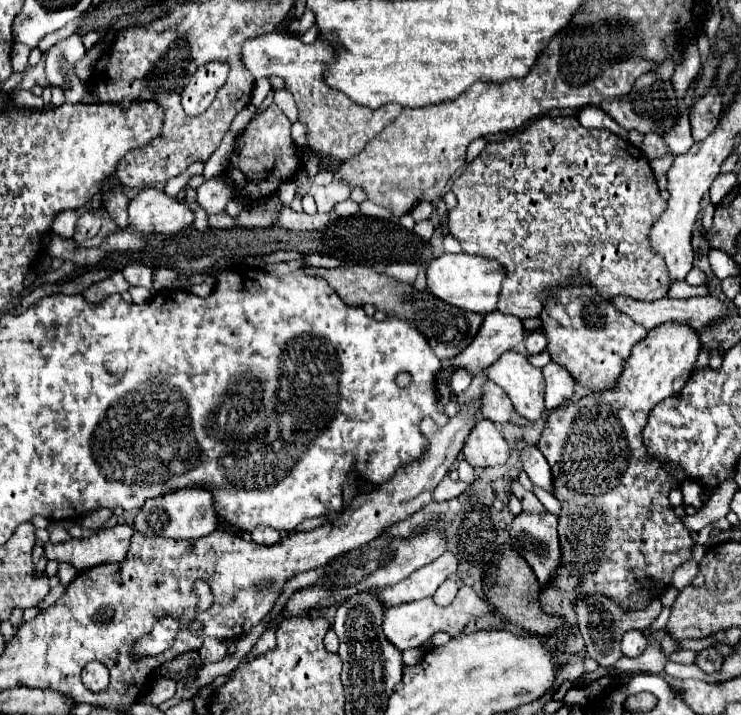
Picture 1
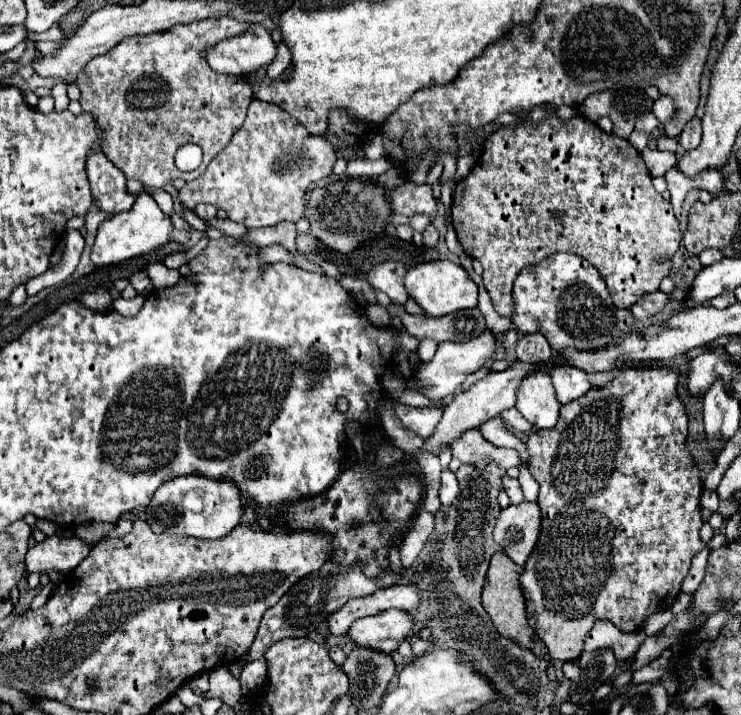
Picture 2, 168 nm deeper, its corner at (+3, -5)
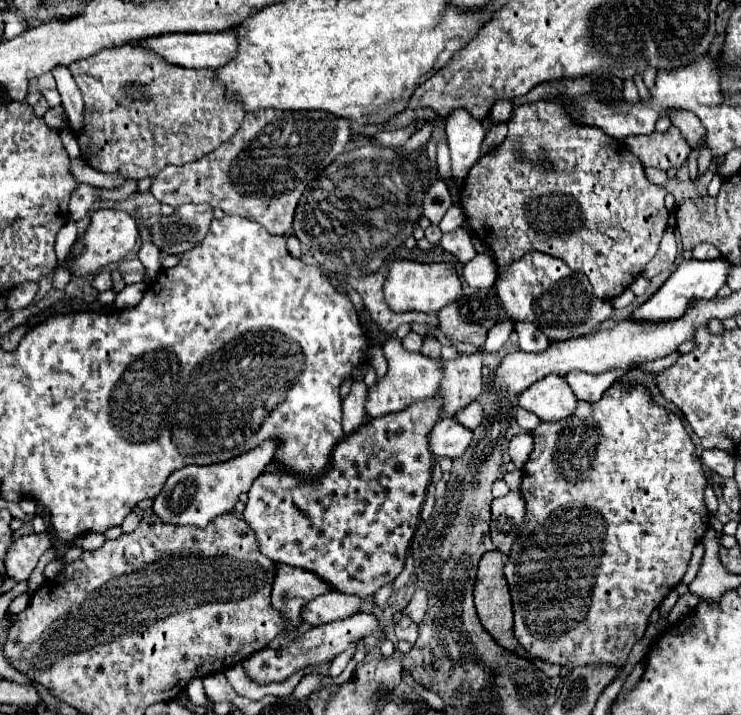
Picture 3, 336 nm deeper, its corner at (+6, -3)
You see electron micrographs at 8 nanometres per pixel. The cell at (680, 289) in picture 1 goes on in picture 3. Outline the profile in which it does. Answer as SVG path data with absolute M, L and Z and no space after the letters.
M626 289L620 297L616 297L616 301L612 301L612 305L614 305L616 309L628 309L634 301L636 301L636 295L634 295L630 289Z

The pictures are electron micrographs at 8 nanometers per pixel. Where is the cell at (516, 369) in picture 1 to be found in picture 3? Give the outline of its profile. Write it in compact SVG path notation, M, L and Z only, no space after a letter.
M550 375L530 385L518 397L518 405L542 421L560 421L576 409L576 397L570 391L564 377Z

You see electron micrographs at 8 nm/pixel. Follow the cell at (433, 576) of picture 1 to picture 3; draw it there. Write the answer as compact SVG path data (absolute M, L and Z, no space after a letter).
M332 591L308 603L308 609L304 609L304 621L310 625L324 625L330 621L346 619L350 615L360 613L362 605L364 605L364 599L358 595L346 595L346 593Z

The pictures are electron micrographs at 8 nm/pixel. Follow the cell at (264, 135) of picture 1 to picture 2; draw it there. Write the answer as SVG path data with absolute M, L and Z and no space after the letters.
M253 99L243 127L235 133L231 143L209 163L203 175L199 175L197 179L189 181L183 189L179 189L179 201L185 209L193 209L197 203L211 203L217 209L223 209L229 219L249 229L273 227L281 221L297 223L305 213L307 187L325 177L331 177L335 161L337 153L327 135L311 135L295 117L291 117L279 105Z

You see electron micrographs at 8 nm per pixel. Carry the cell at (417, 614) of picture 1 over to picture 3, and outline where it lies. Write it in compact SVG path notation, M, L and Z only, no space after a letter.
M356 613L352 617L340 619L340 621L332 621L328 625L320 625L320 627L312 627L310 631L302 633L296 641L288 643L286 647L280 649L260 649L258 653L254 653L252 657L242 661L244 671L248 673L250 679L258 681L258 683L274 683L274 681L286 681L294 671L298 669L306 669L306 665L312 663L322 663L322 661L332 661L336 655L340 655L350 643L362 641L364 637L376 633L378 629L378 619L372 613Z

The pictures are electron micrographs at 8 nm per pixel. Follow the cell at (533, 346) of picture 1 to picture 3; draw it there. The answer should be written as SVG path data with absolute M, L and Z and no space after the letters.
M516 323L514 325L516 333L518 333L518 345L522 351L544 351L548 347L548 337L534 325L530 323Z

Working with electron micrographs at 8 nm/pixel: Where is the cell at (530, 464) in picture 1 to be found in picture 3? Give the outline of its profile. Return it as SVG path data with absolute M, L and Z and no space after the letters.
M474 401L474 403L470 403L468 407L464 407L458 415L456 415L456 421L460 421L464 427L468 427L470 431L476 431L480 425L482 425L482 421L484 421L484 409L482 409L482 405L478 403L478 401Z

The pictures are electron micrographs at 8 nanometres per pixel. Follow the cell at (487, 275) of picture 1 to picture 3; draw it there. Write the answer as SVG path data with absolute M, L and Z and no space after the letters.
M394 261L390 265L388 279L384 283L384 295L392 311L422 311L438 313L448 303L462 297L462 281L454 267L448 263L416 263L416 261Z

